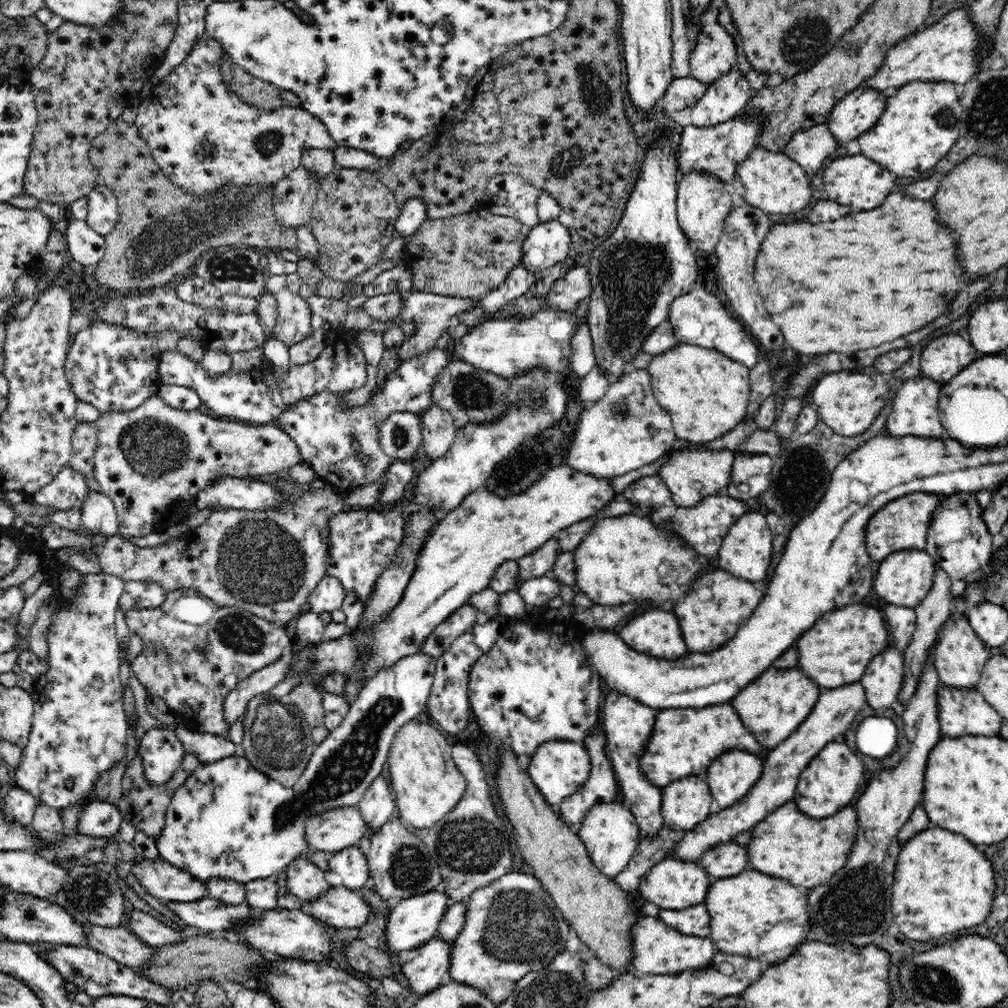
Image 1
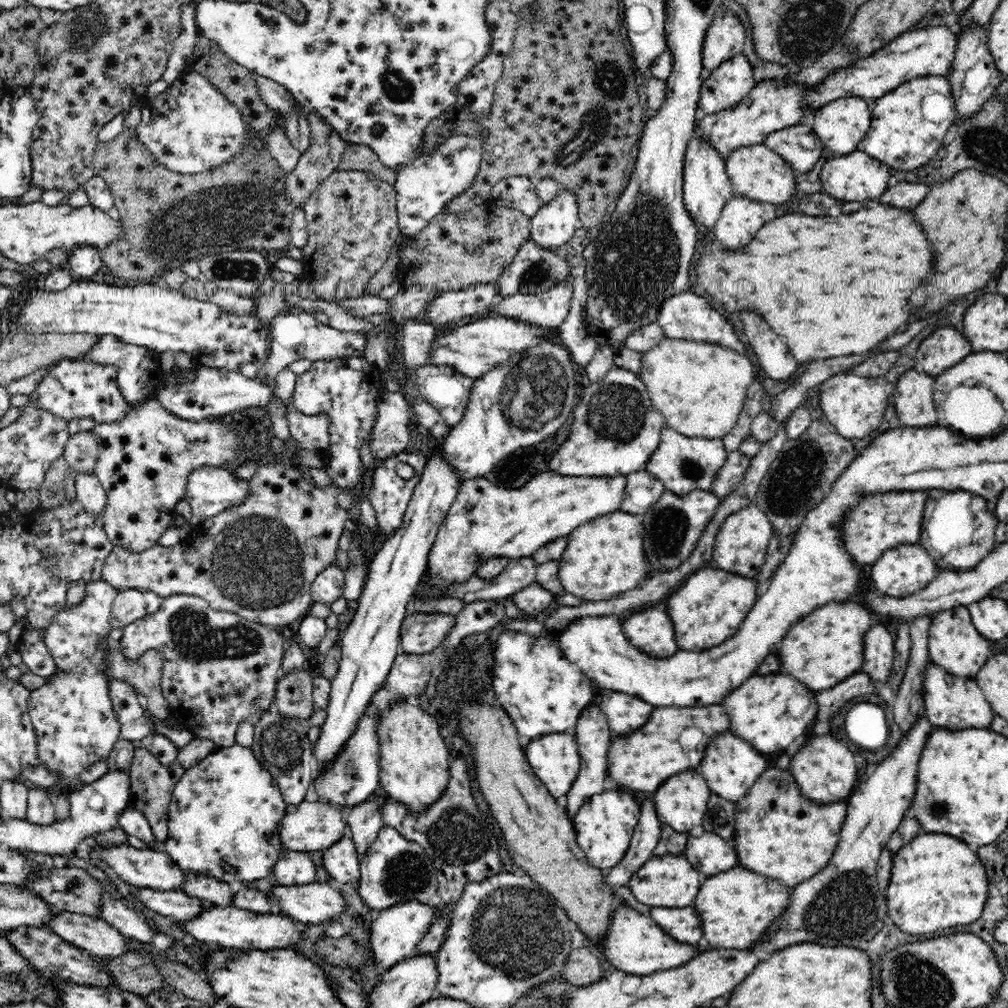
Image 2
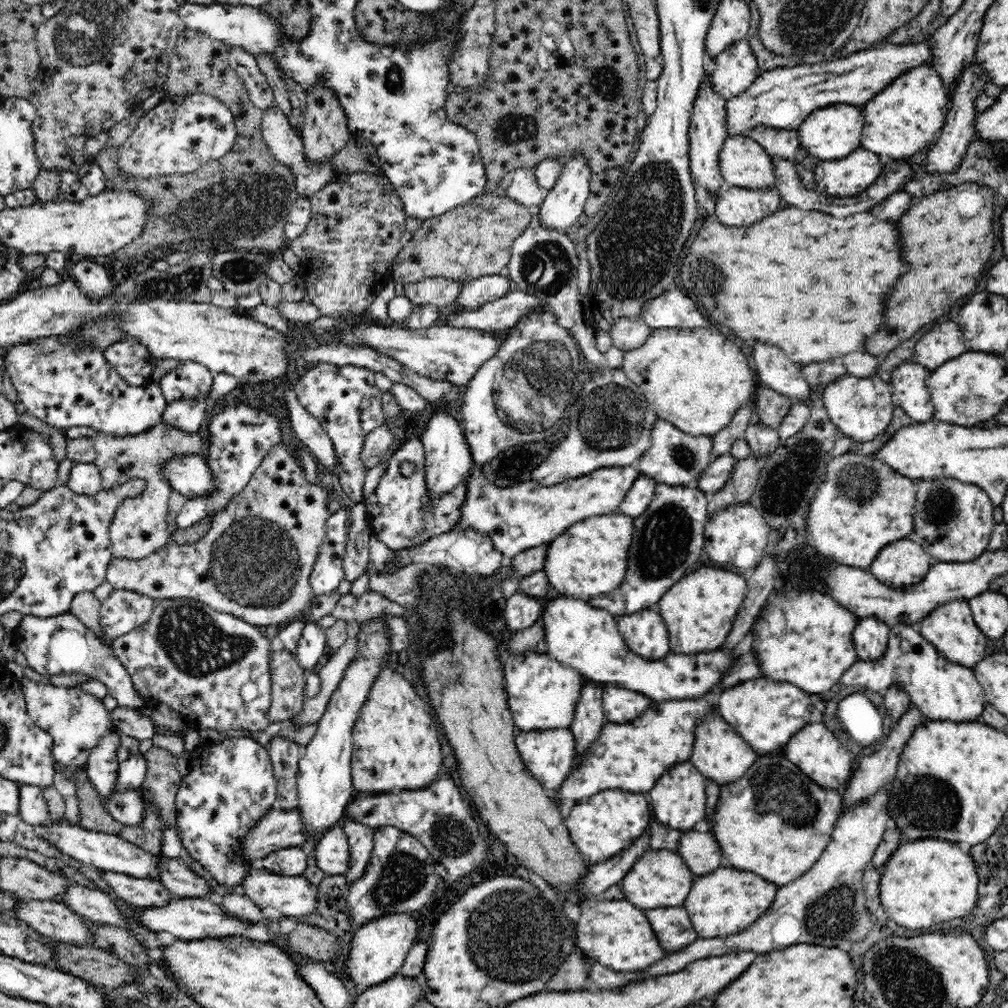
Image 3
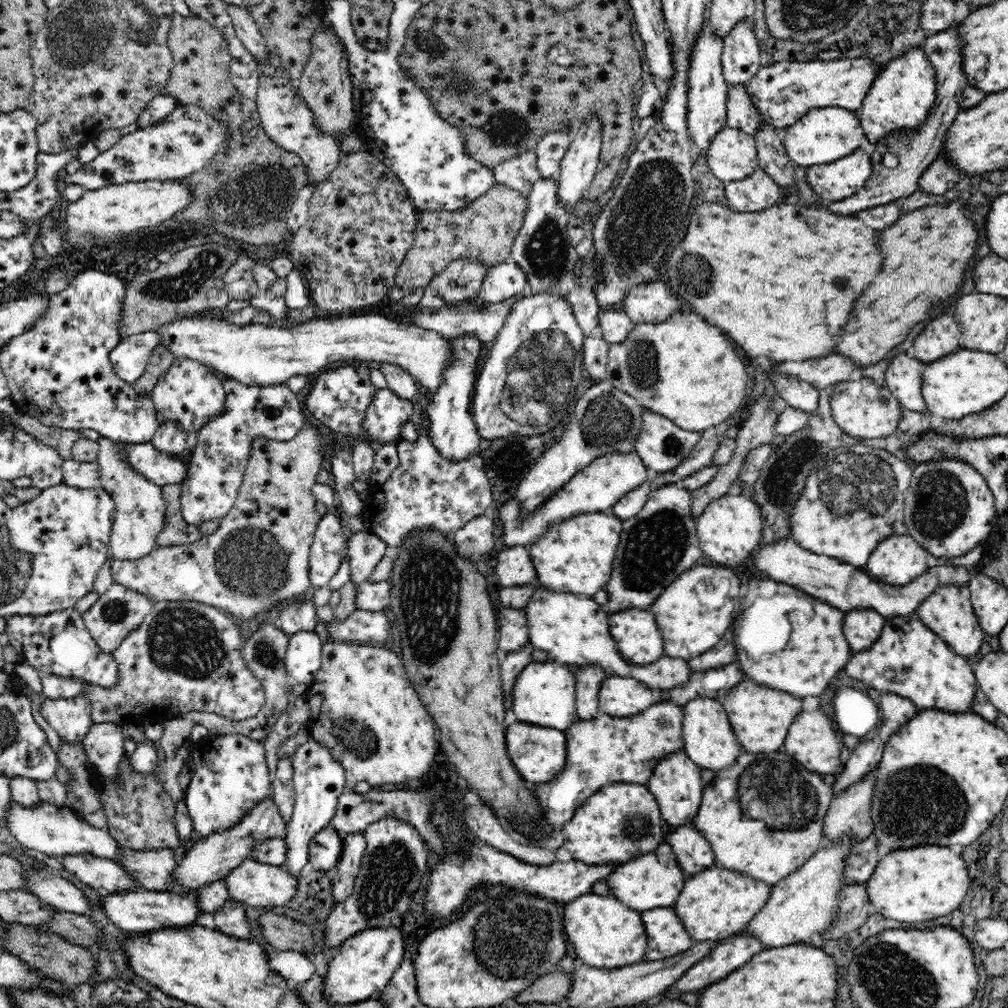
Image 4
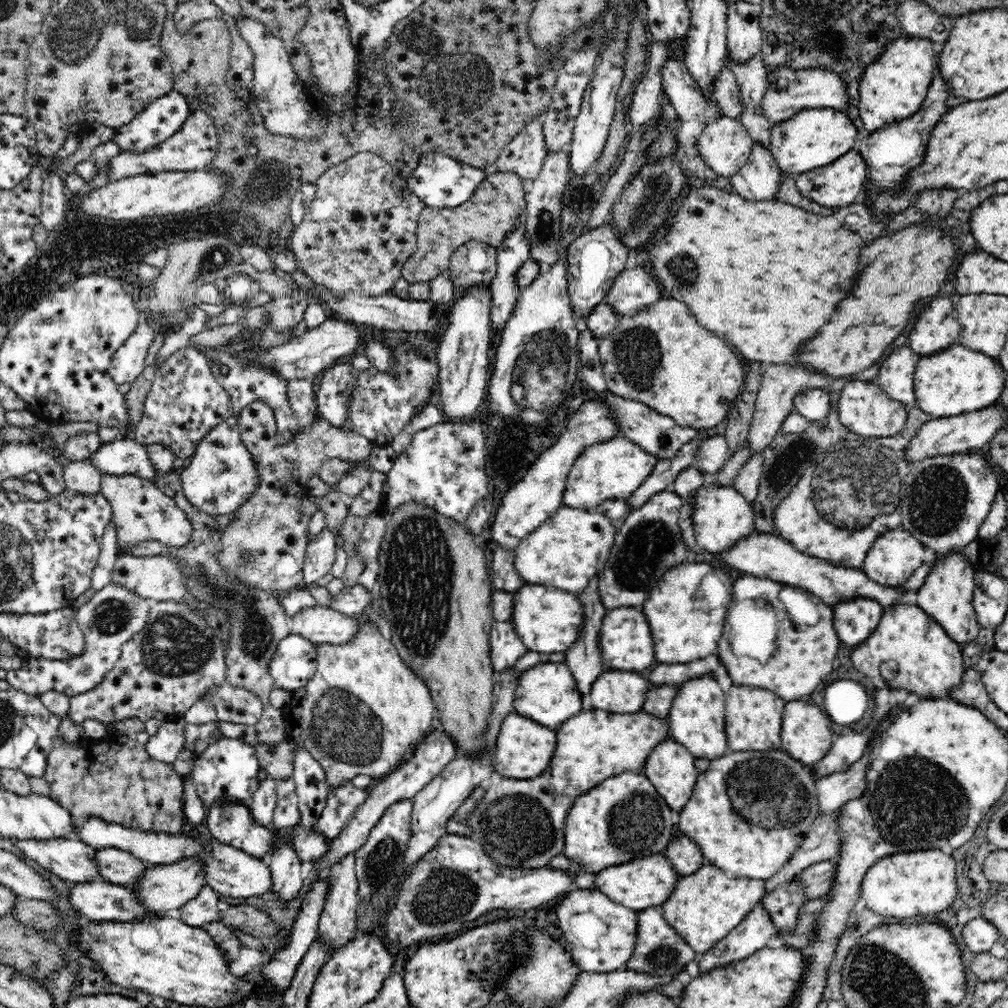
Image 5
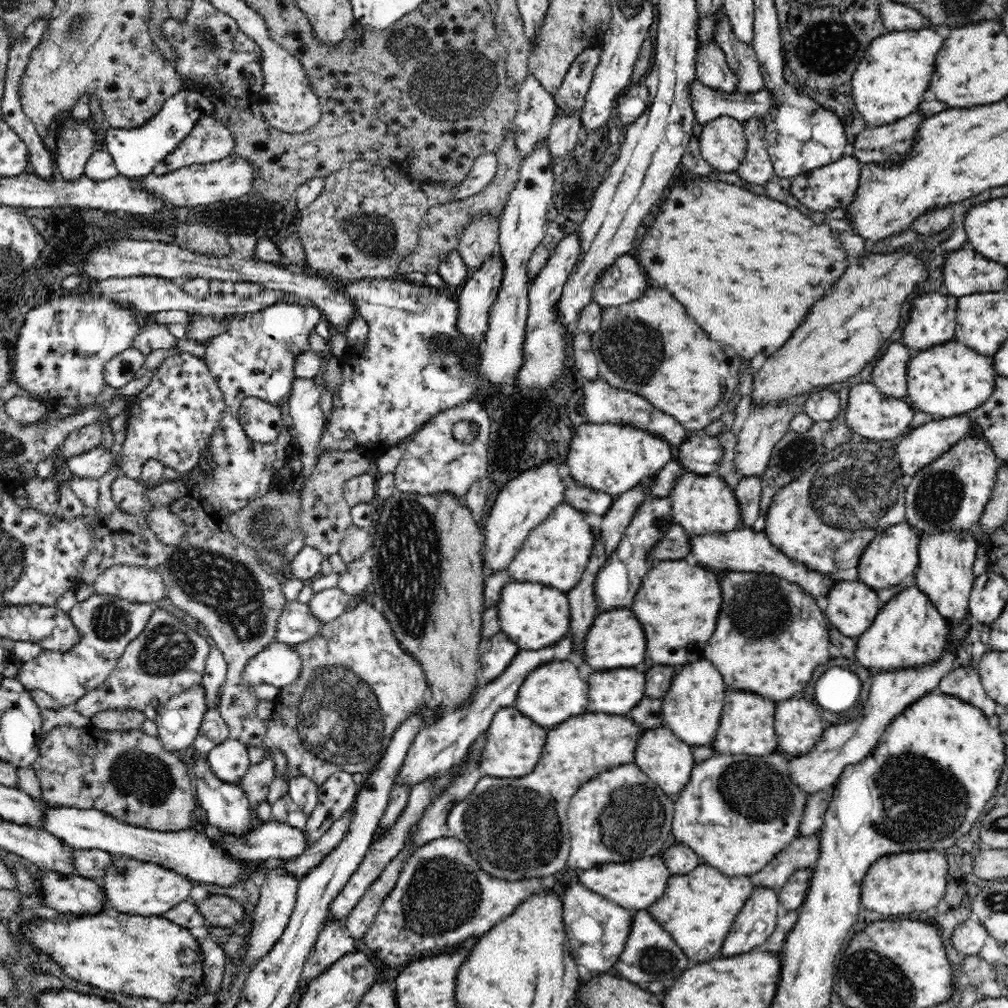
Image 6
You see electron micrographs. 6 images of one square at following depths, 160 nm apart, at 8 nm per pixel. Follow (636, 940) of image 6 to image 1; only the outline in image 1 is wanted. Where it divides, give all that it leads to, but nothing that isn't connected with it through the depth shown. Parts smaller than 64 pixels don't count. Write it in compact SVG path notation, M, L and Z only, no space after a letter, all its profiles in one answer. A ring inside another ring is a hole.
M704 904L675 911L660 909L659 919L682 935L690 934L700 938L709 936L708 910Z

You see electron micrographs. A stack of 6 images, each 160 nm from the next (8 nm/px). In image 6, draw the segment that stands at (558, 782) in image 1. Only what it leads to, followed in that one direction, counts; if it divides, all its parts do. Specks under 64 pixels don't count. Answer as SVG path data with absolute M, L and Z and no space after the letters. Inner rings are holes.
M515 707L500 708L484 732L485 740L481 748L480 766L486 775L496 778L521 777L532 772L532 764L540 760L540 748L544 748L546 730L528 720Z

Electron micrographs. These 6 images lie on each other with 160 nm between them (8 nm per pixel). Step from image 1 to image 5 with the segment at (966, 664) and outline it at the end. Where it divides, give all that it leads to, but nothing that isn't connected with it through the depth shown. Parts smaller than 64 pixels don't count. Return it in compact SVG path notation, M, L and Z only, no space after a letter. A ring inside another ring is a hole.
M956 545L947 551L936 555L937 563L931 568L923 585L916 591L916 604L931 616L942 628L946 629L948 636L958 642L970 642L978 636L981 625L977 621L973 607L973 592L975 590L975 571L962 559L960 551L962 545Z

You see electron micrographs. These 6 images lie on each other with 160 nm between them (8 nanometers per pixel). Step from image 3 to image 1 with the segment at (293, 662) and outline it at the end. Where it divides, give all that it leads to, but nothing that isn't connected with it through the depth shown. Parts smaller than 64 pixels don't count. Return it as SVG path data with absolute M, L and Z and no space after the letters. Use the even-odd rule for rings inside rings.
M310 682L296 685L289 692L292 705L296 705L304 719L313 727L320 726L324 722L326 710L322 704L322 695L316 690L316 686Z

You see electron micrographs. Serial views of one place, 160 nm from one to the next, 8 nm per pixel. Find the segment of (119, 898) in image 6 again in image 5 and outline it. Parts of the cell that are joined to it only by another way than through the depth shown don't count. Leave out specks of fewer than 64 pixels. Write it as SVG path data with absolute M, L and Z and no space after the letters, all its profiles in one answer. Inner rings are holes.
M188 859L180 860L176 864L148 866L142 872L142 876L136 880L136 884L130 888L136 897L136 903L143 910L159 914L166 912L166 910L180 909L184 904L193 900L206 884L200 862Z

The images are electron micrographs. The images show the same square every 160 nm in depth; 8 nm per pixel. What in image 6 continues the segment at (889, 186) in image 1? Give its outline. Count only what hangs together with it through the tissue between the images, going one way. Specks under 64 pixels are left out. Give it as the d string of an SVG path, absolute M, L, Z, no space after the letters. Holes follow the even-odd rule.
M842 157L814 171L808 171L803 175L792 179L790 192L804 202L810 210L816 212L830 212L837 208L846 209L856 196L857 186L860 179L861 162L854 157Z

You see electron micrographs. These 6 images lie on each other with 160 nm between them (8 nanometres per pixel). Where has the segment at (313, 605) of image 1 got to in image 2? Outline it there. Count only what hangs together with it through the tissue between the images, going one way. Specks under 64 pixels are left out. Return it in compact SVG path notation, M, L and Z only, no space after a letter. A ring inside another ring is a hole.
M332 562L326 570L322 570L310 586L313 602L331 605L332 602L343 596L345 584L345 571Z

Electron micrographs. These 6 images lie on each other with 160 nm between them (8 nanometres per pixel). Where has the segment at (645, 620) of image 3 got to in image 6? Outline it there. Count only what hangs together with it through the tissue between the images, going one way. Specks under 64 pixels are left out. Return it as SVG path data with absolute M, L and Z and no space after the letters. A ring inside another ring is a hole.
M628 608L614 609L600 614L592 622L590 632L586 632L584 644L585 666L594 670L608 670L620 668L635 668L646 660L646 644L644 644L644 628L636 620L634 612Z

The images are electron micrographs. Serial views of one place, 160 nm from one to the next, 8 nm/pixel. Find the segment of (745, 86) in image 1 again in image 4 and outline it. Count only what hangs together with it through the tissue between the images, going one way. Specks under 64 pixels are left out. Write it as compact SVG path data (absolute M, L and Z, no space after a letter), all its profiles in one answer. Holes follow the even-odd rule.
M738 20L724 37L721 63L729 86L745 85L760 70L760 45L752 21Z

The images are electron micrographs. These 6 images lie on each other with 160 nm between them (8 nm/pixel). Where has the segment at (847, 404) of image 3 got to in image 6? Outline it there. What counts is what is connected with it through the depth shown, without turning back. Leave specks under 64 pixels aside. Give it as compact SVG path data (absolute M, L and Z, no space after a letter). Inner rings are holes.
M871 382L856 384L849 392L848 406L843 408L848 426L864 436L874 440L892 440L901 438L910 430L910 422L915 416L914 410L906 404L906 400L898 400L894 396L882 396L882 392Z

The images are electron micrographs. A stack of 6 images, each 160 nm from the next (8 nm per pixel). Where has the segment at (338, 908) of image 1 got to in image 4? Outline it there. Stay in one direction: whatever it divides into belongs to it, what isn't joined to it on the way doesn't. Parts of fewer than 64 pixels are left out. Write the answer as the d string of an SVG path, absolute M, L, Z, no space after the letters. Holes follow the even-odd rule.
M246 858L241 864L228 872L224 877L224 884L228 888L229 899L236 900L244 906L251 907L284 907L293 902L297 896L300 880L294 879L284 867L261 864Z

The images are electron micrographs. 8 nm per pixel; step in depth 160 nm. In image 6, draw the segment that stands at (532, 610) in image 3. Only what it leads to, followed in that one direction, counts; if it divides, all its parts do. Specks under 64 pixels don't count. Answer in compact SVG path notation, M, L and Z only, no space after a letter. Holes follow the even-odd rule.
M501 631L494 633L488 640L481 640L480 661L484 678L493 681L498 678L514 660L520 648L505 638Z

